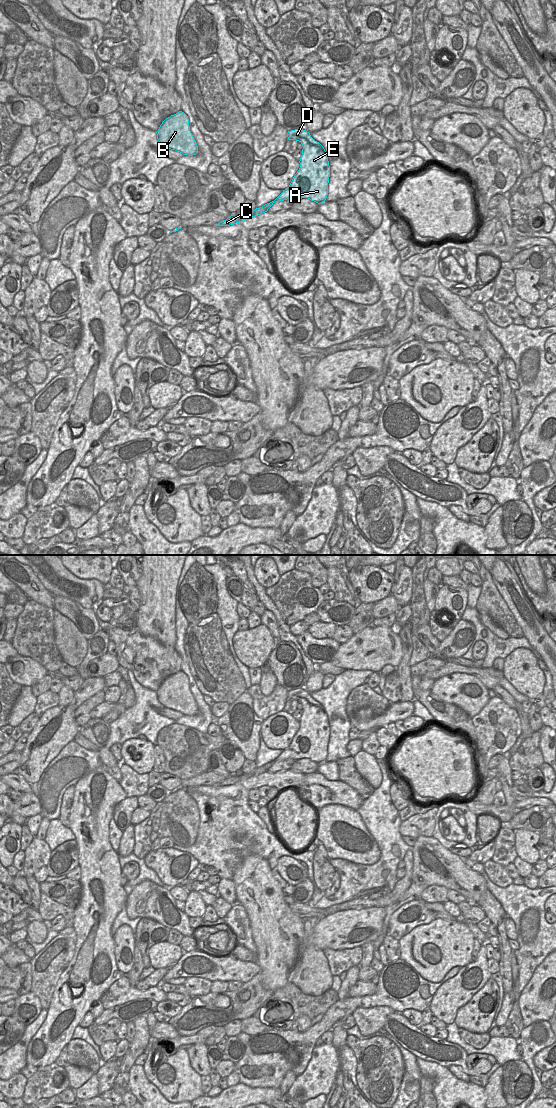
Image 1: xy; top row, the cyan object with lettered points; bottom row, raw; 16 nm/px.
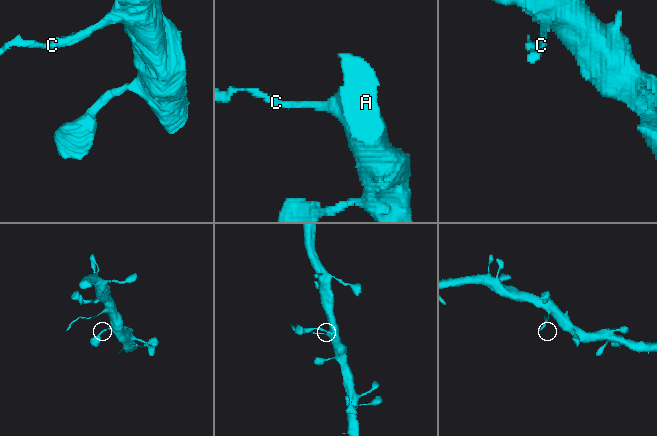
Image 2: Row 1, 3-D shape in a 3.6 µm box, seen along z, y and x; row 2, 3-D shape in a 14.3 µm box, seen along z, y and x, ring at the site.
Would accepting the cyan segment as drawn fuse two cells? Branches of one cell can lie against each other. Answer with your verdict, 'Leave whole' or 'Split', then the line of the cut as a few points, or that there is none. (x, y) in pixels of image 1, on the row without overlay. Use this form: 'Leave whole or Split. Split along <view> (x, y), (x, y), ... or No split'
Split. Split along xy (262, 766), (266, 771).

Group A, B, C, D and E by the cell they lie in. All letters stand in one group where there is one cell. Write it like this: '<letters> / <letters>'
A B D E / C

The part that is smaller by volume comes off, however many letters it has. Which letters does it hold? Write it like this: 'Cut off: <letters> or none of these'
Cut off: C

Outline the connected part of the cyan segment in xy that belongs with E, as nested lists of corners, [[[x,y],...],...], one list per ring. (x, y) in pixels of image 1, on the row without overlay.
[[[303,689],[288,691],[289,700],[299,701],[302,706],[300,728],[294,735],[289,747],[272,762],[263,765],[268,769],[279,761],[308,758],[318,764],[325,762],[328,755],[330,726],[324,707]]]

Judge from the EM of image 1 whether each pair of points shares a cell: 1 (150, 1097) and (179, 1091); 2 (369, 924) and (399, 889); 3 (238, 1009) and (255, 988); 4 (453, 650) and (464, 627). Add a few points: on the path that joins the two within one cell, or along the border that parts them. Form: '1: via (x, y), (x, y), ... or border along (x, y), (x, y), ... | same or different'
1: border along (146, 1077), (165, 1097) | different
2: border along (384, 907), (365, 907), (360, 910) | different
3: via (245, 1008), (255, 998), (255, 995) | same
4: via (457, 644), (460, 639), (460, 631) | same

